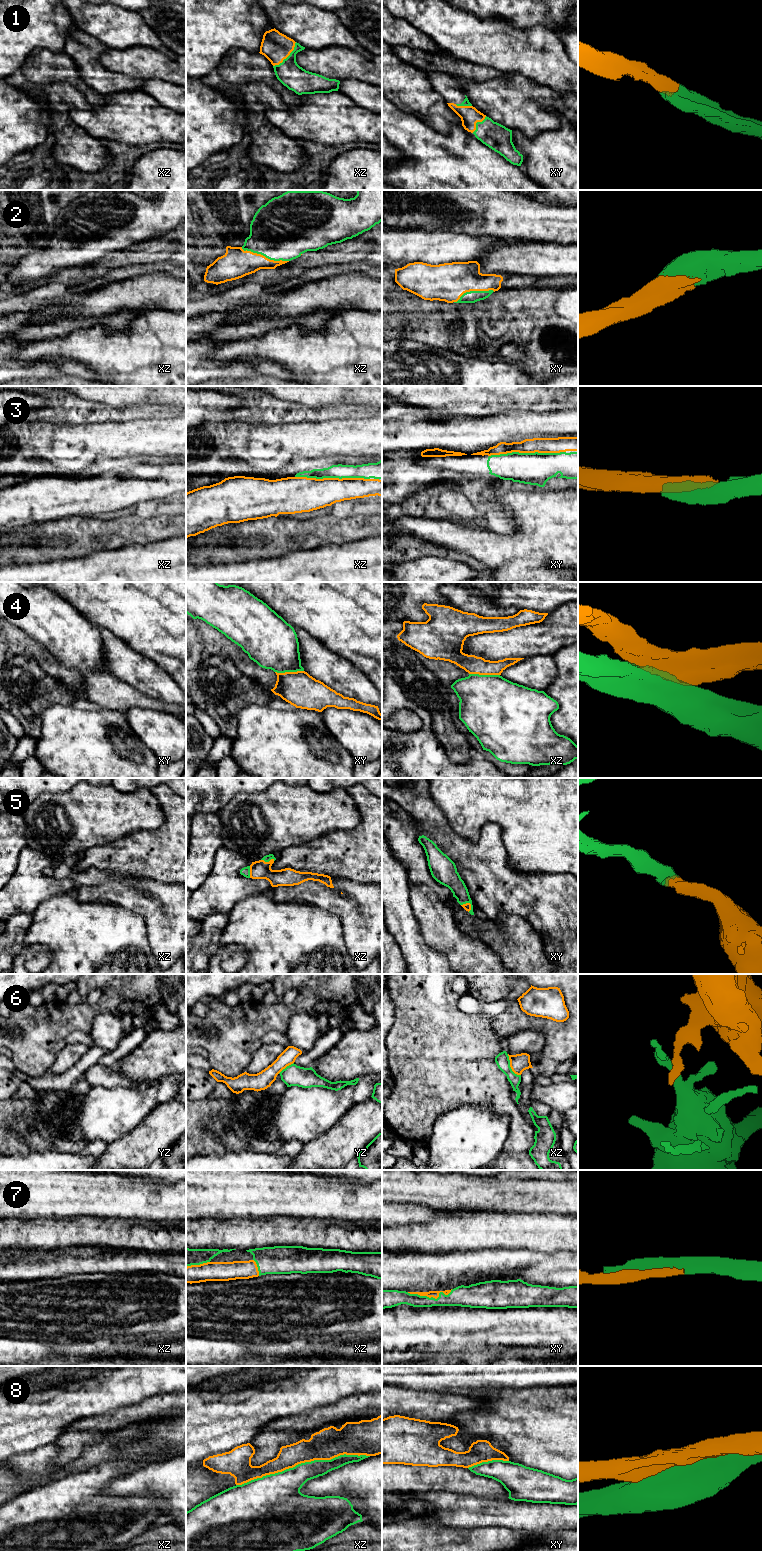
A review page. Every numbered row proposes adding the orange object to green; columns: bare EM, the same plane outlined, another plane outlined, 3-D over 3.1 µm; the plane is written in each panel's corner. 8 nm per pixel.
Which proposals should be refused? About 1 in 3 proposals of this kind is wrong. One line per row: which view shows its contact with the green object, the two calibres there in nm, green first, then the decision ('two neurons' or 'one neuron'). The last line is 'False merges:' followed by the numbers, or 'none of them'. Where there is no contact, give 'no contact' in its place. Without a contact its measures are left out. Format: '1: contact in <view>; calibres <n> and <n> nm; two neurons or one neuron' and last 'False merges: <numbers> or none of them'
1: contact in xz; calibres 200 and 240 nm; one neuron
2: contact in xz; calibres 480 and 240 nm; one neuron
3: contact in xy; calibres 260 and 130 nm; one neuron
4: contact in xz; calibres 500 and 150 nm; two neurons
5: contact in xz; calibres 60 and 150 nm; one neuron
6: contact in xz; calibres 110 and 140 nm; two neurons
7: contact in xy; calibres 160 and 60 nm; one neuron
8: contact in xz; calibres 260 and 240 nm; two neurons
False merges: 4, 6, 8

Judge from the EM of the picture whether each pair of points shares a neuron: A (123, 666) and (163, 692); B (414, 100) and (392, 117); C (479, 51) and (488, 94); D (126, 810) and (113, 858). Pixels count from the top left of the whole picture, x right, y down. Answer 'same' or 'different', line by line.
A: same
B: different
C: different
D: different

